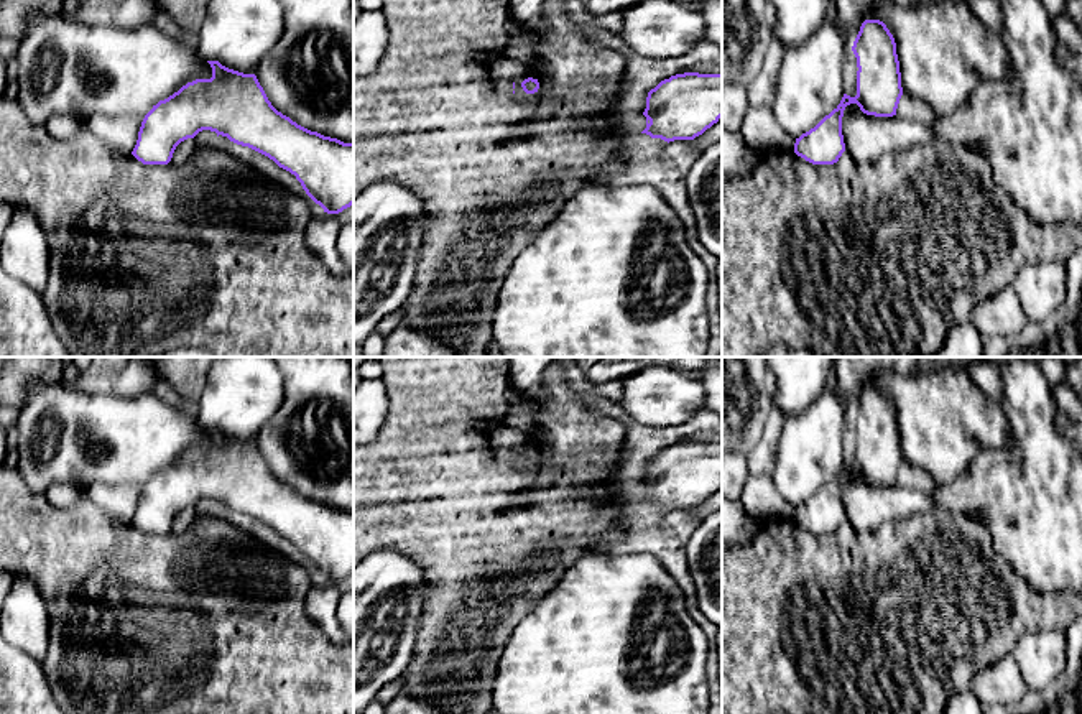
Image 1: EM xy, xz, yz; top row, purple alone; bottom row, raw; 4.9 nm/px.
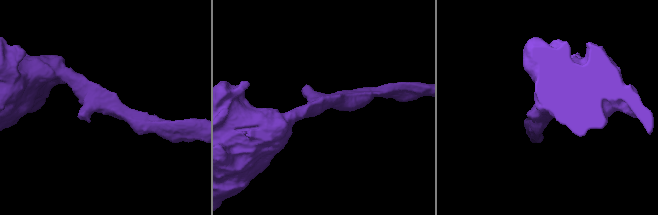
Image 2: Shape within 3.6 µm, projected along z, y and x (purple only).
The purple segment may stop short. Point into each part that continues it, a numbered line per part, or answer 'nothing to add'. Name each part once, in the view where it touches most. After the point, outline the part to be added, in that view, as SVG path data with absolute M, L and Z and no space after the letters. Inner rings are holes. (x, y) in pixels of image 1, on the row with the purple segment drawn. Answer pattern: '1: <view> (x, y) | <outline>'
nothing to add

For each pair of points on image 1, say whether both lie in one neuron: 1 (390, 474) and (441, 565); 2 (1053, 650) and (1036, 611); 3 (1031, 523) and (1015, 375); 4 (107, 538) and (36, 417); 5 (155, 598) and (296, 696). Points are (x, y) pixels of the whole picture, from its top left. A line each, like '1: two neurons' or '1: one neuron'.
1: one neuron
2: two neurons
3: one neuron
4: two neurons
5: one neuron

